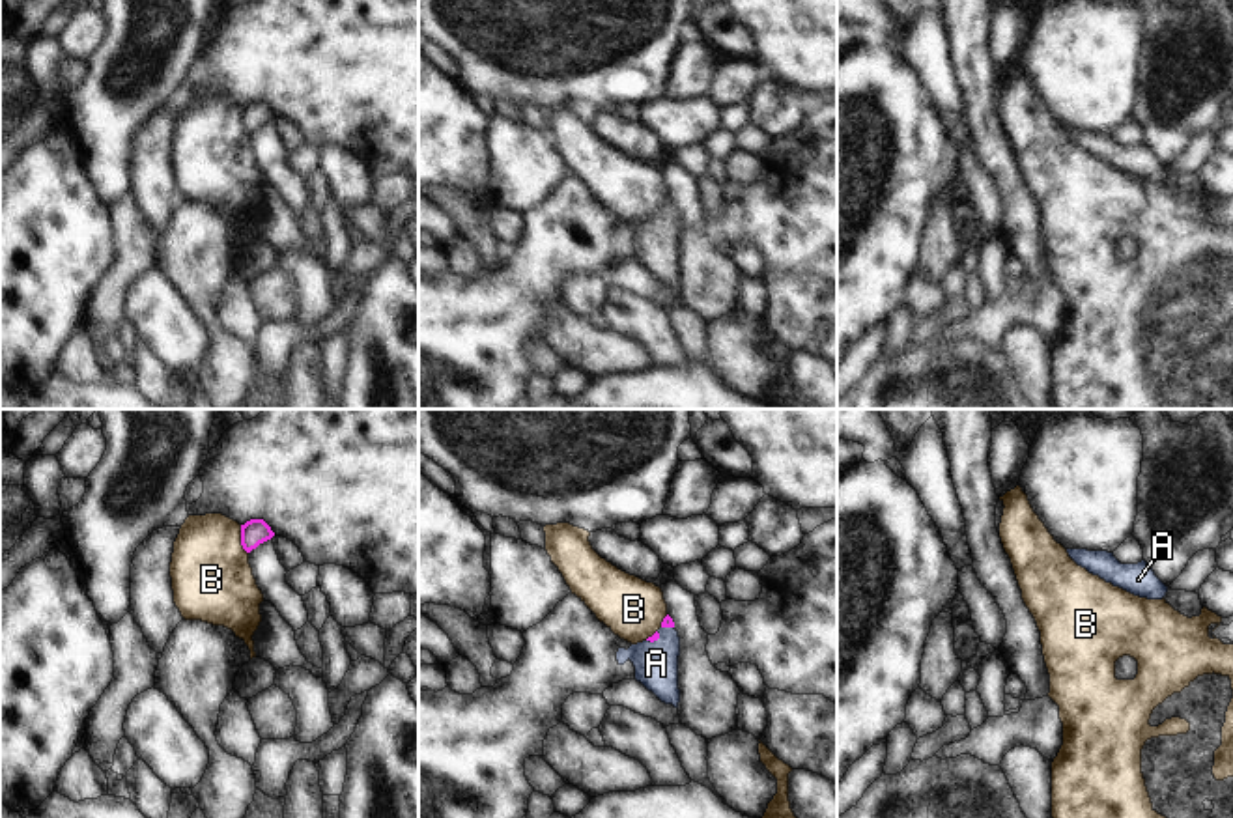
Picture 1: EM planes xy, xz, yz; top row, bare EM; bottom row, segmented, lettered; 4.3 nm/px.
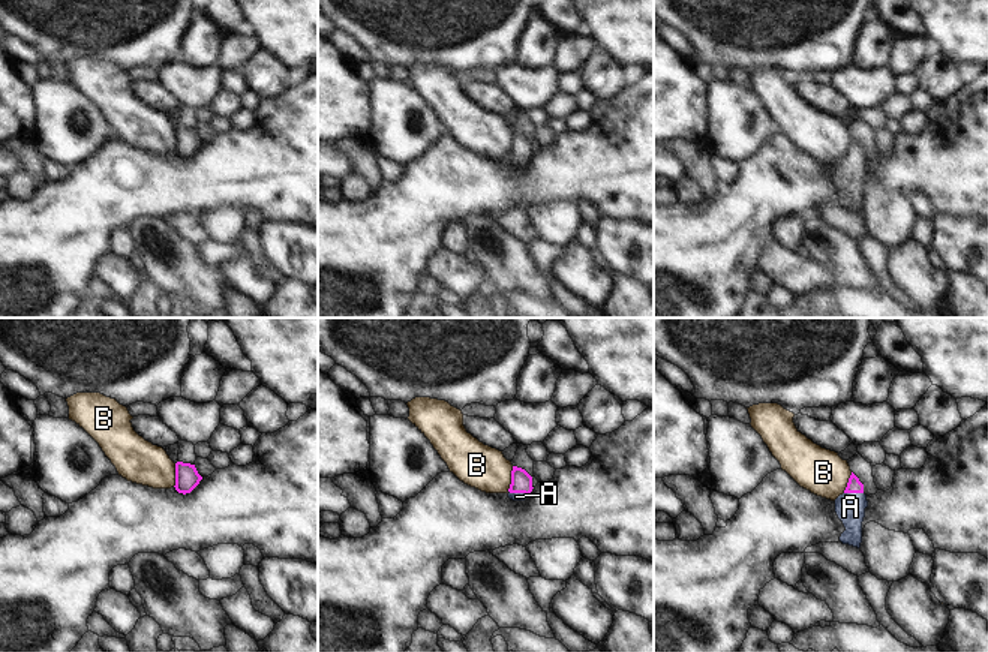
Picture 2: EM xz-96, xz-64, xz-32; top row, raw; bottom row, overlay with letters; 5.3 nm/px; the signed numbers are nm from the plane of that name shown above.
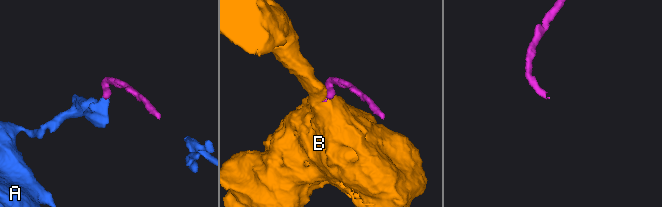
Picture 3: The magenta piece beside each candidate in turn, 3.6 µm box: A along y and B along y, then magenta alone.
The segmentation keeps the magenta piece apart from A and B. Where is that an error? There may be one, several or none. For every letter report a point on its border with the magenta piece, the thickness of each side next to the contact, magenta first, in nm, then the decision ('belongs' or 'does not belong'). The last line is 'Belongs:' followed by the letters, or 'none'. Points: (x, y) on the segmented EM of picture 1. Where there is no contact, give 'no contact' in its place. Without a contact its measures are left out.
A: meets magenta in xz at (654, 639); 30 nm thick on the magenta side, 190 nm on the other; belongs
B: meets magenta in xy at (241, 540); 110 nm thick on the magenta side, 340 nm on the other; does not belong
Belongs: A

